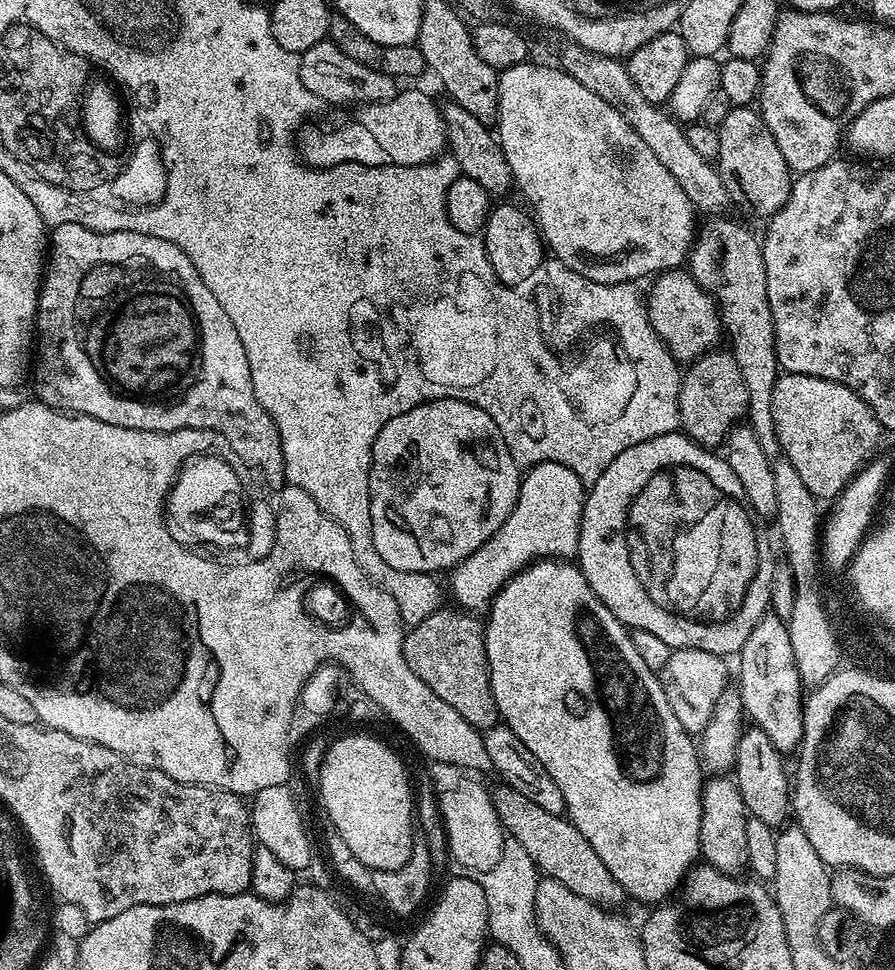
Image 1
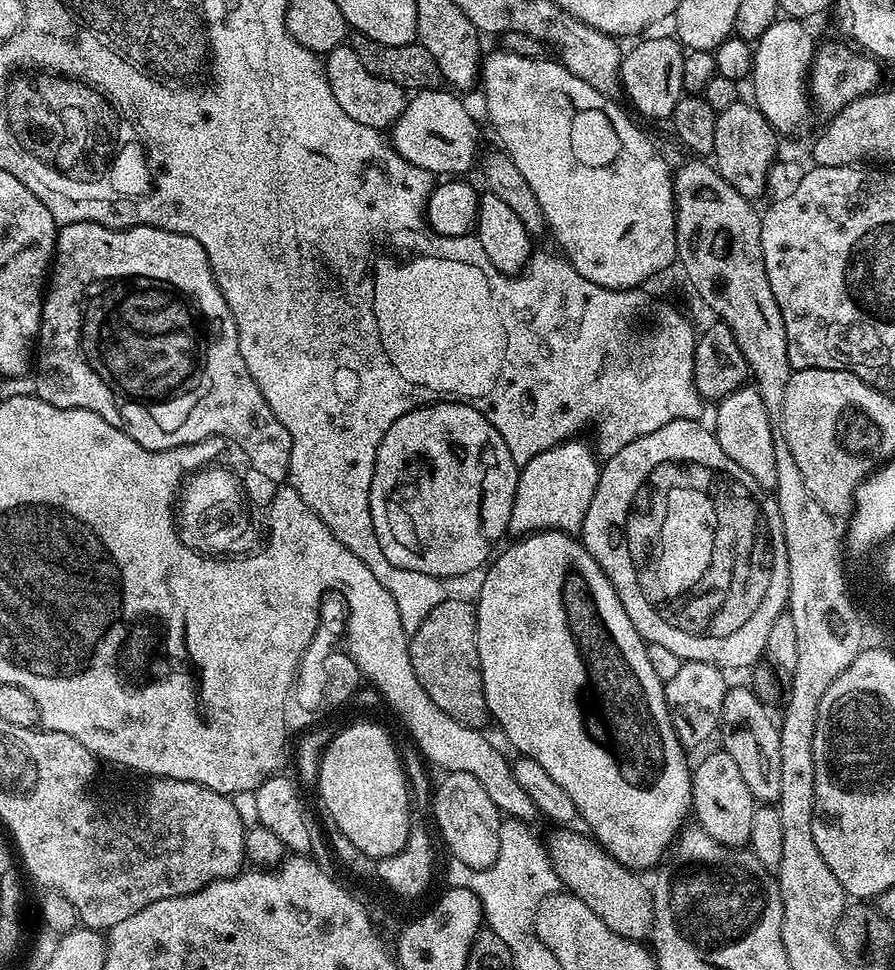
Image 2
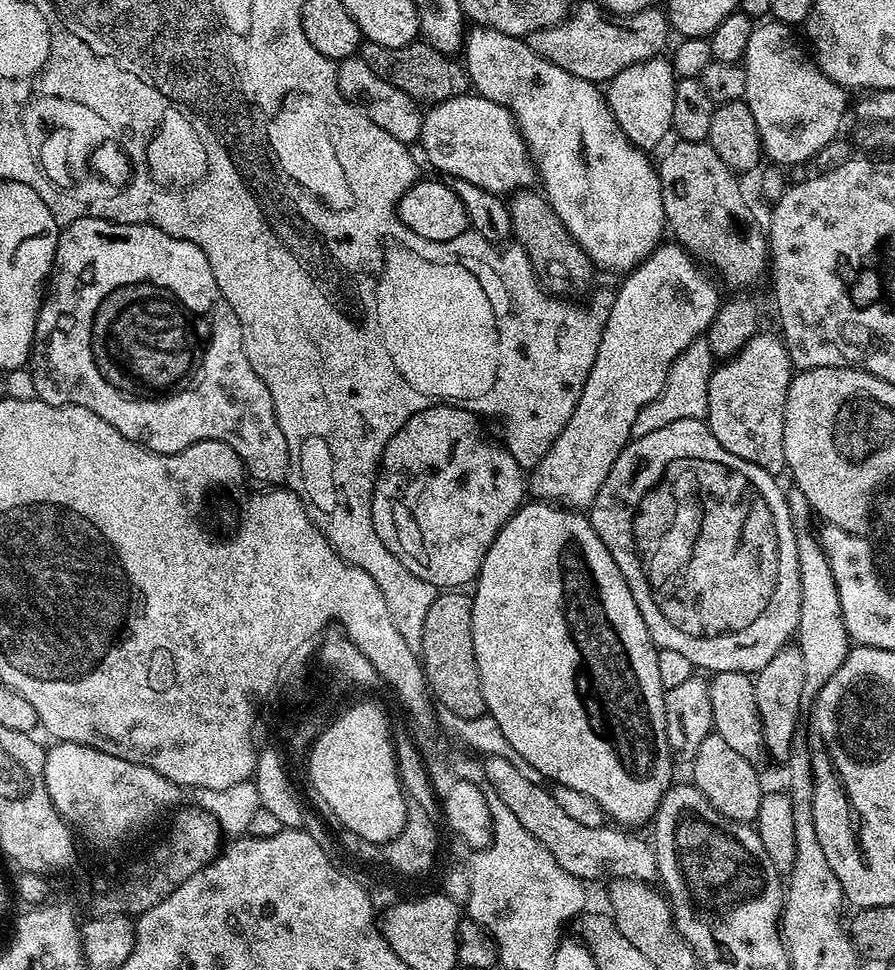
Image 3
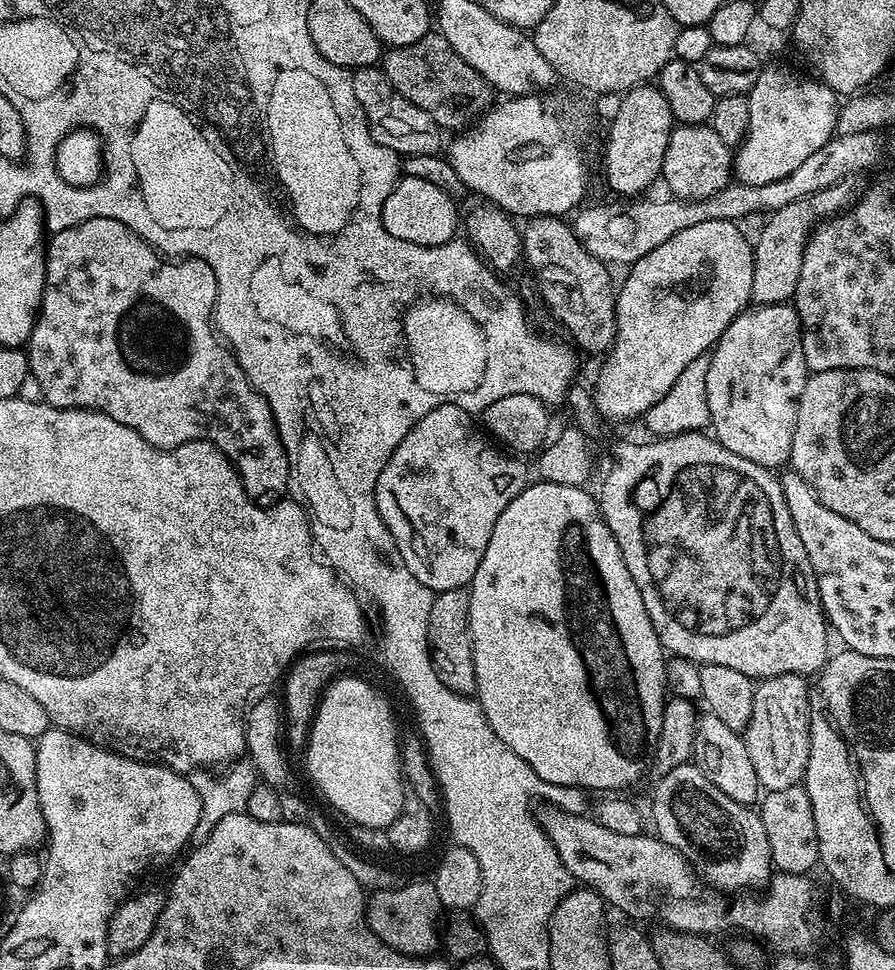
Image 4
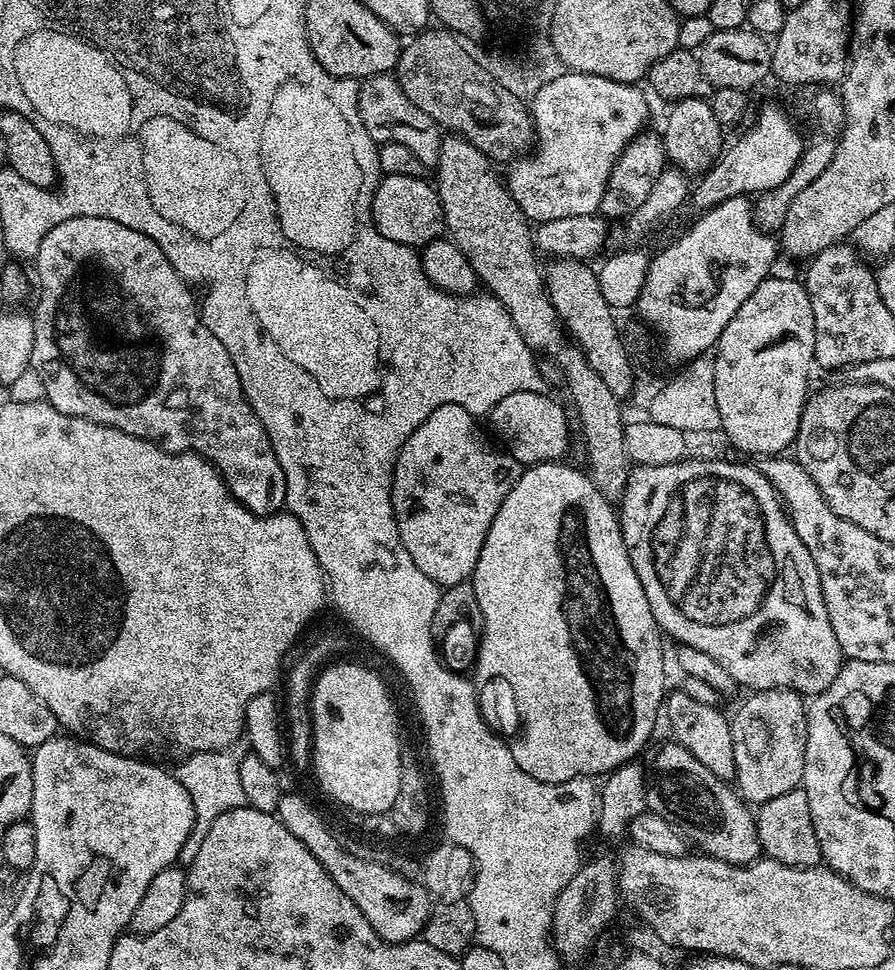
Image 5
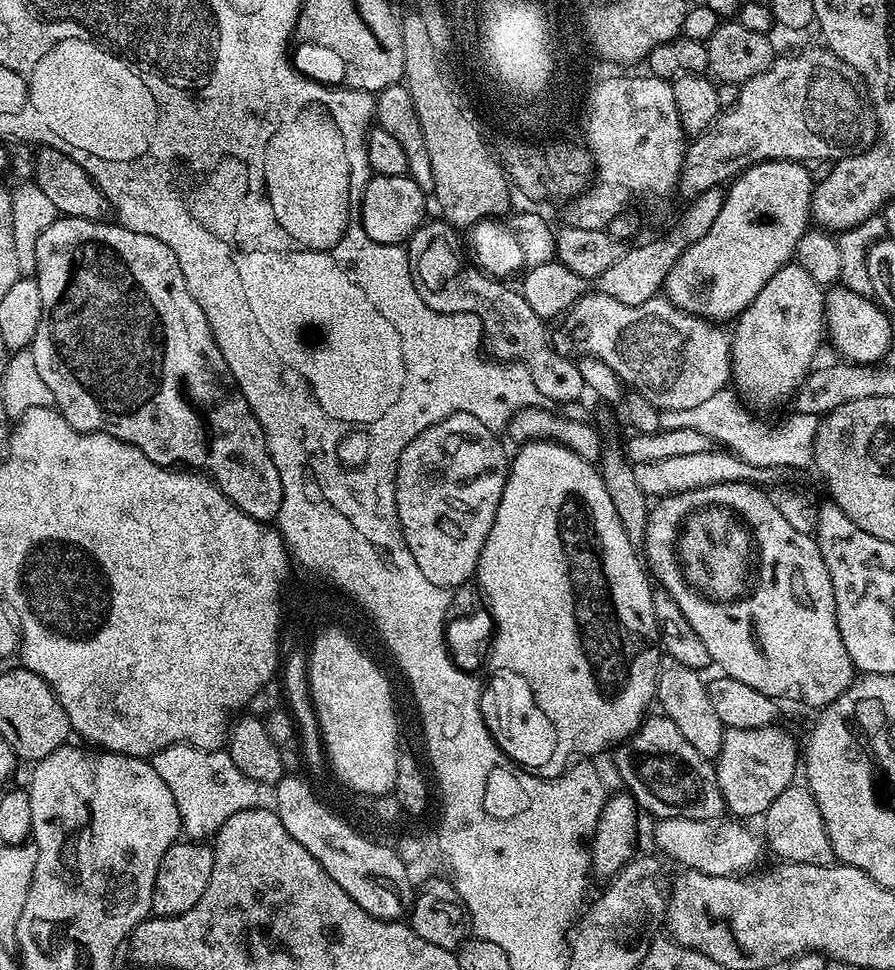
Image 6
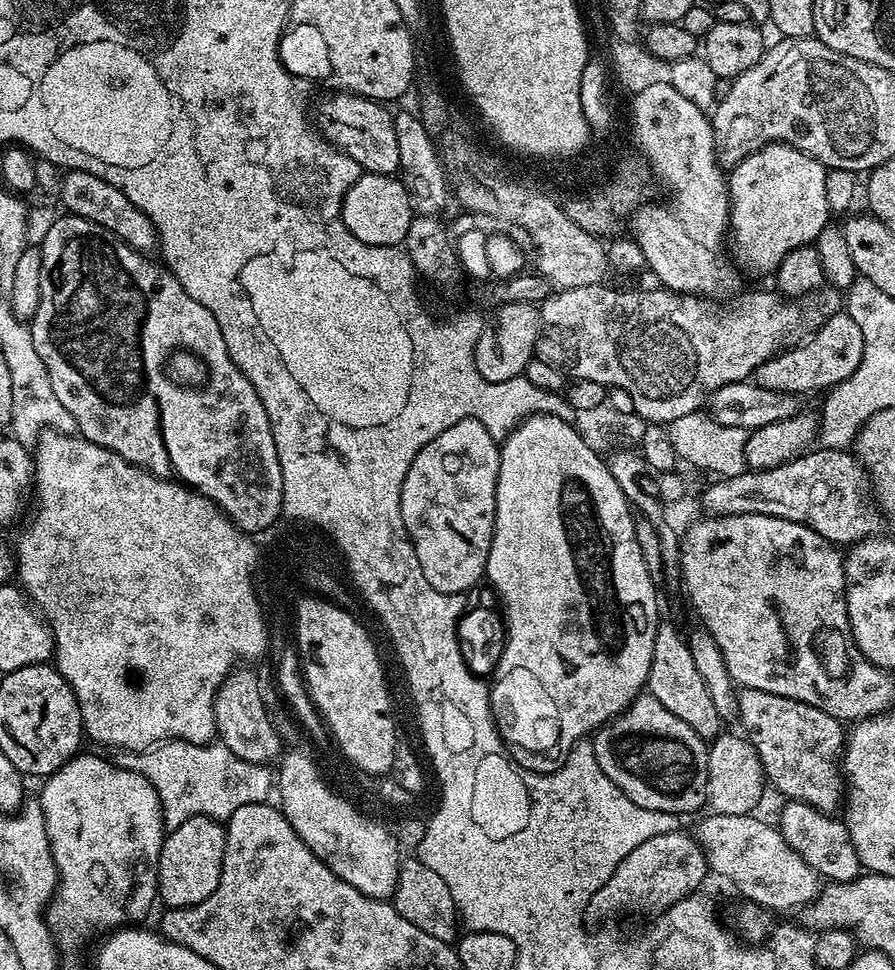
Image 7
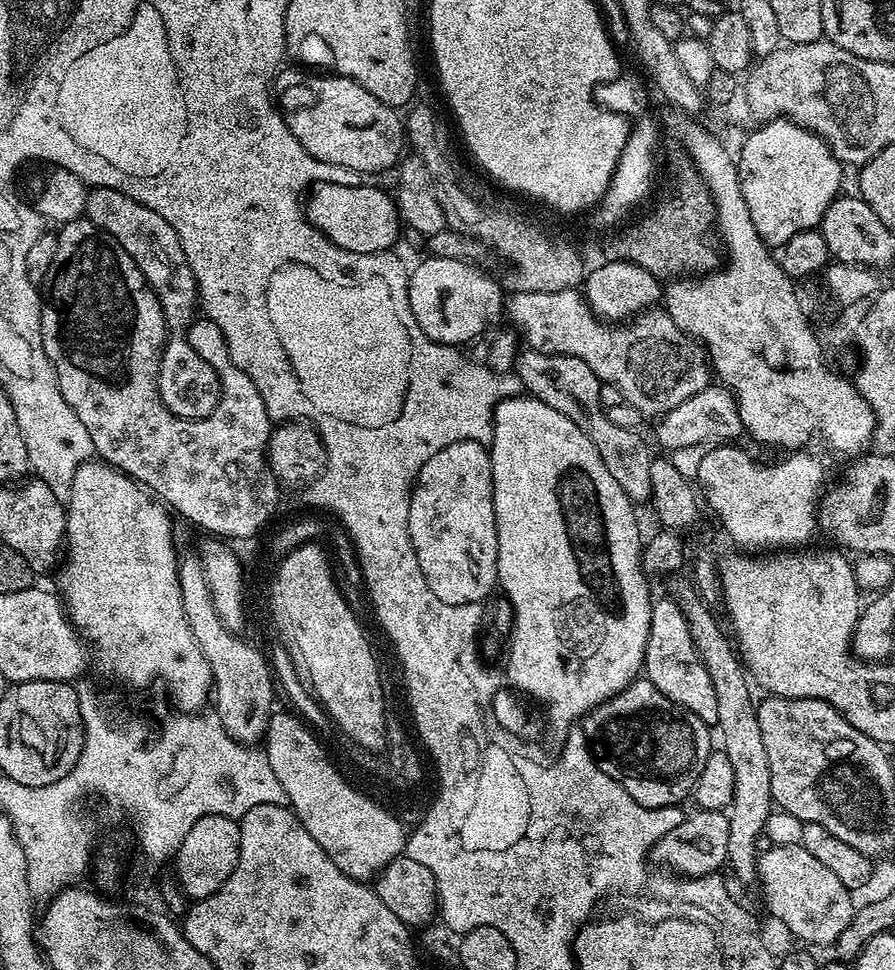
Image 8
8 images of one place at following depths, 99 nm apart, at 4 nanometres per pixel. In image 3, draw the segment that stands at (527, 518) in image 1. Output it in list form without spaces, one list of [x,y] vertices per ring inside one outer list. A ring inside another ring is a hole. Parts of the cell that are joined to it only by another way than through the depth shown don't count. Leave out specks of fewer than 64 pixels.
[[[675,242],[661,243],[660,247],[646,257],[637,268],[632,269],[623,277],[624,280],[620,284],[620,289],[615,289],[612,298],[612,308],[608,312],[606,318],[606,326],[602,330],[602,338],[598,346],[598,354],[594,358],[594,366],[590,370],[590,374],[586,378],[586,386],[582,386],[582,398],[578,398],[578,406],[574,406],[574,414],[570,414],[570,422],[566,422],[566,426],[558,434],[558,438],[550,446],[550,450],[538,462],[536,468],[530,472],[530,492],[532,492],[537,501],[547,502],[557,506],[563,506],[573,510],[588,510],[591,509],[594,498],[598,498],[598,490],[602,490],[602,482],[606,482],[606,474],[610,474],[610,466],[614,466],[614,462],[618,458],[618,454],[626,447],[629,440],[633,439],[632,427],[638,418],[638,414],[650,402],[654,402],[654,398],[658,398],[662,394],[662,390],[666,386],[666,378],[670,374],[673,362],[680,357],[695,340],[701,339],[707,333],[708,327],[714,322],[714,318],[718,314],[722,305],[722,295],[716,289],[716,284],[703,272],[700,268],[695,256],[679,244]]]

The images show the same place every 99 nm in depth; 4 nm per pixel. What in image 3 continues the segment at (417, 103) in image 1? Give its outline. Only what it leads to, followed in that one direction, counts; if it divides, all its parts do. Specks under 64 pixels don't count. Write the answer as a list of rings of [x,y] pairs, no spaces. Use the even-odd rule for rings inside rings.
[[[463,94],[431,105],[424,112],[418,144],[424,147],[425,158],[445,172],[440,174],[452,180],[468,180],[482,190],[511,194],[531,189],[538,180],[536,165],[512,111],[479,94]]]

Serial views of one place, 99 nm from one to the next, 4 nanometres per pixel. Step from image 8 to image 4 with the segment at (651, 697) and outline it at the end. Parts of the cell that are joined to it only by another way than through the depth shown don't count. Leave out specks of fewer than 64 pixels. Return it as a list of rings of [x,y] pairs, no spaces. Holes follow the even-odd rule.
[[[692,762],[678,766],[677,769],[670,770],[665,777],[657,779],[654,785],[656,785],[656,789],[652,792],[652,820],[656,823],[656,828],[654,828],[655,835],[660,837],[660,841],[663,844],[669,844],[678,854],[682,854],[684,859],[692,865],[696,875],[708,887],[716,889],[721,894],[729,894],[728,892],[732,892],[731,894],[744,894],[749,890],[763,889],[767,885],[768,881],[774,875],[772,855],[770,854],[770,842],[766,838],[766,826],[762,826],[762,818],[755,807],[739,804],[738,802],[734,802],[732,798],[726,798],[726,794],[722,794],[722,790],[718,790],[718,786],[714,786],[714,782],[710,782],[710,778],[706,778],[706,774],[702,774],[702,770],[697,768],[695,763]]]

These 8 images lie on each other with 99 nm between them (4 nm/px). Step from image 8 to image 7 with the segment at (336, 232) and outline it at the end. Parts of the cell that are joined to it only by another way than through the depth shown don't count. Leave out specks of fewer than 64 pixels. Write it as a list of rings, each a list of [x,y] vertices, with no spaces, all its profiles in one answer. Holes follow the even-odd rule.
[[[364,172],[356,179],[354,186],[343,193],[340,216],[350,234],[354,234],[354,238],[358,238],[363,244],[391,248],[403,245],[414,219],[414,209],[403,179]]]

